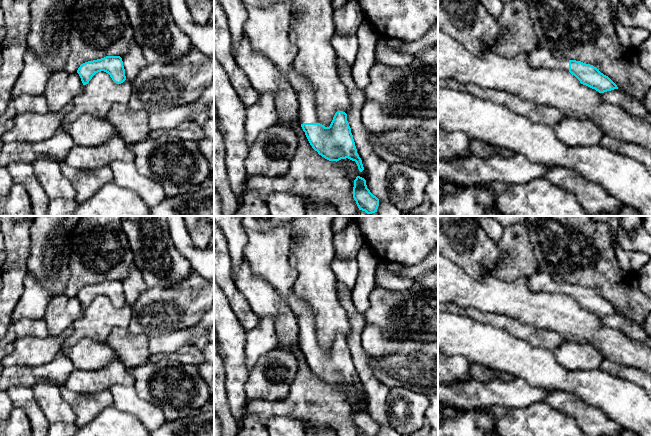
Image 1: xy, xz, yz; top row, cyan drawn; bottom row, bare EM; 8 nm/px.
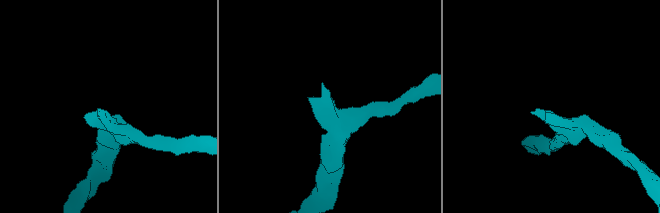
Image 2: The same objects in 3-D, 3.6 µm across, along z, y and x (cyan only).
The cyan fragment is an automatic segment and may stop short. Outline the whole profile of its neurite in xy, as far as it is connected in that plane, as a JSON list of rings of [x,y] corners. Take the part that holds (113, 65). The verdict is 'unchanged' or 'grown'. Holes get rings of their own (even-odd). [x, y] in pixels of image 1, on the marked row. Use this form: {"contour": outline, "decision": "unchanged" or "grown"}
{"contour": [[[106,56],[101,59],[85,62],[80,65],[77,73],[83,85],[86,85],[96,73],[101,71],[108,73],[117,84],[121,84],[126,80],[125,69],[120,56]]], "decision": "unchanged"}

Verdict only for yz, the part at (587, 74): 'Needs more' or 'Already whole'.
Needs more

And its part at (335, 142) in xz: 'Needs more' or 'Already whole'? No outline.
Needs more

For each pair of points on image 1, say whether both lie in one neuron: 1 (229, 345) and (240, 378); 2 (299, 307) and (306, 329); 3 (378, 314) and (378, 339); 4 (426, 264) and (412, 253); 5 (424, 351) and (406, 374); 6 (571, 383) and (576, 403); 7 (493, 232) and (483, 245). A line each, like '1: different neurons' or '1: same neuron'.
1: same neuron
2: same neuron
3: different neurons
4: different neurons
5: same neuron
6: different neurons
7: different neurons

